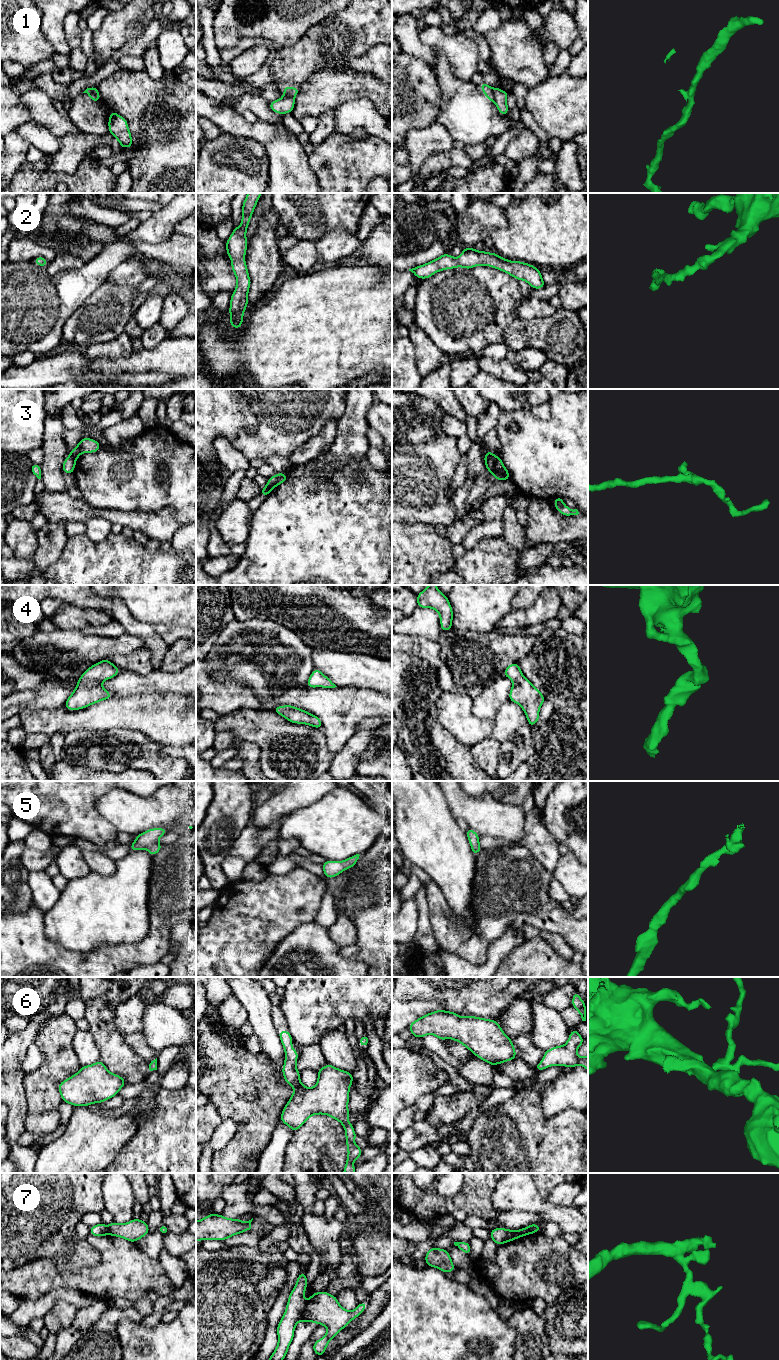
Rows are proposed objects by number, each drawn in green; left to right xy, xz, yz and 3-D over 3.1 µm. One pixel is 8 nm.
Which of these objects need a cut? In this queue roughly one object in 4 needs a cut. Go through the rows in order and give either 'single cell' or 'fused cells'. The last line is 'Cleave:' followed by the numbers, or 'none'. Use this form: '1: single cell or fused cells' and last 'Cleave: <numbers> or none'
1: fused cells
2: single cell
3: fused cells
4: single cell
5: single cell
6: single cell
7: fused cells
Cleave: 1, 3, 7

